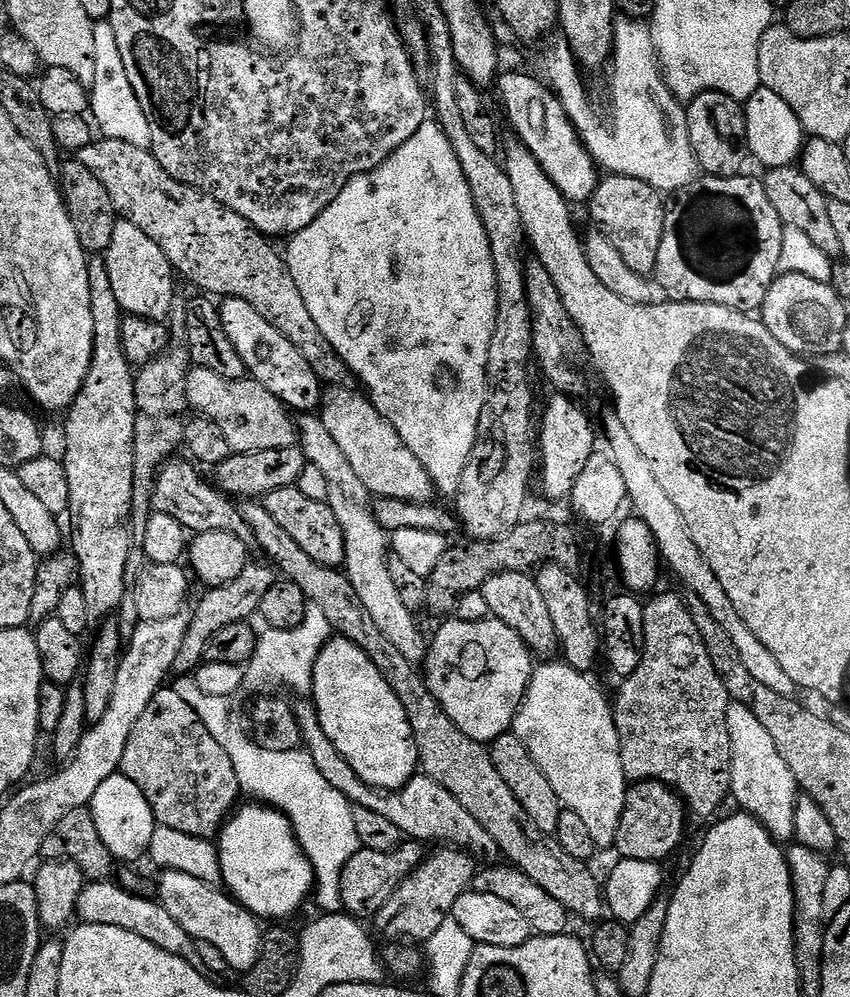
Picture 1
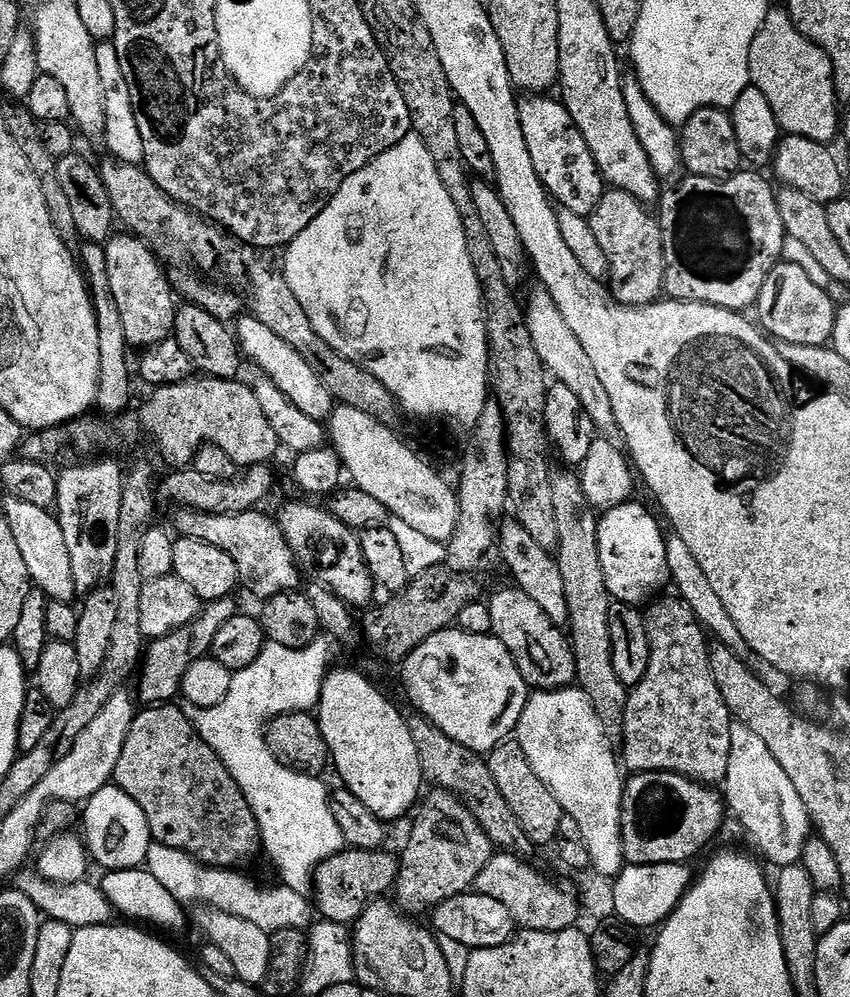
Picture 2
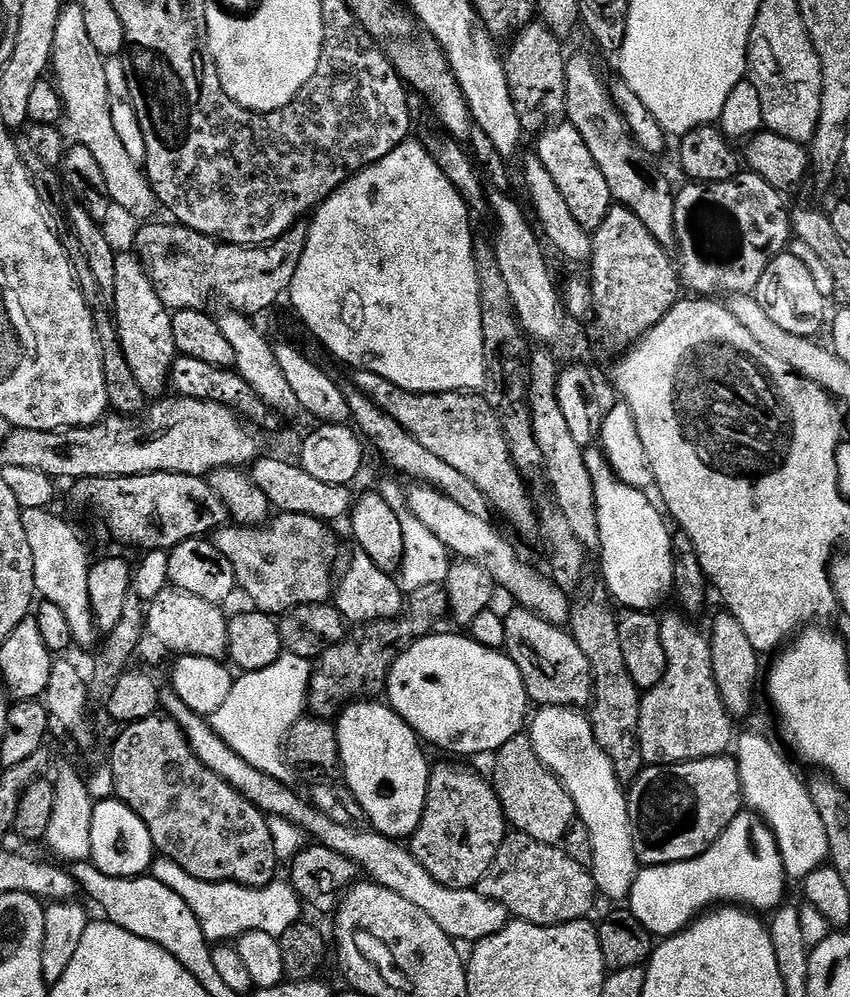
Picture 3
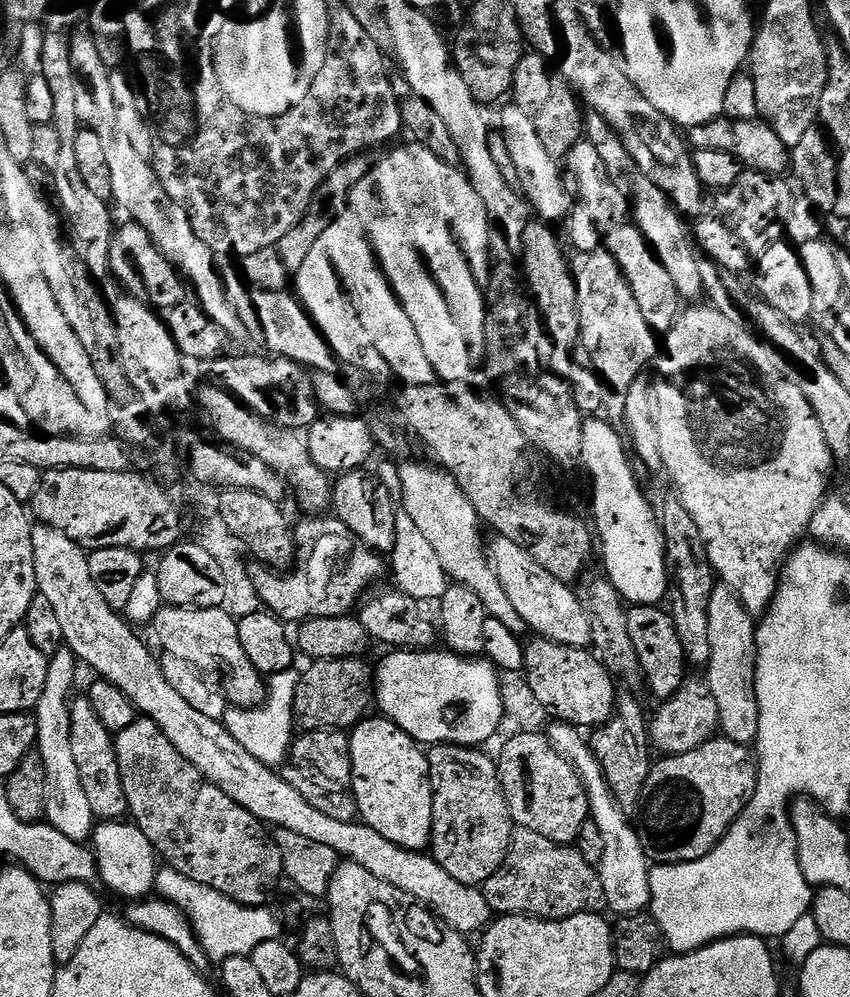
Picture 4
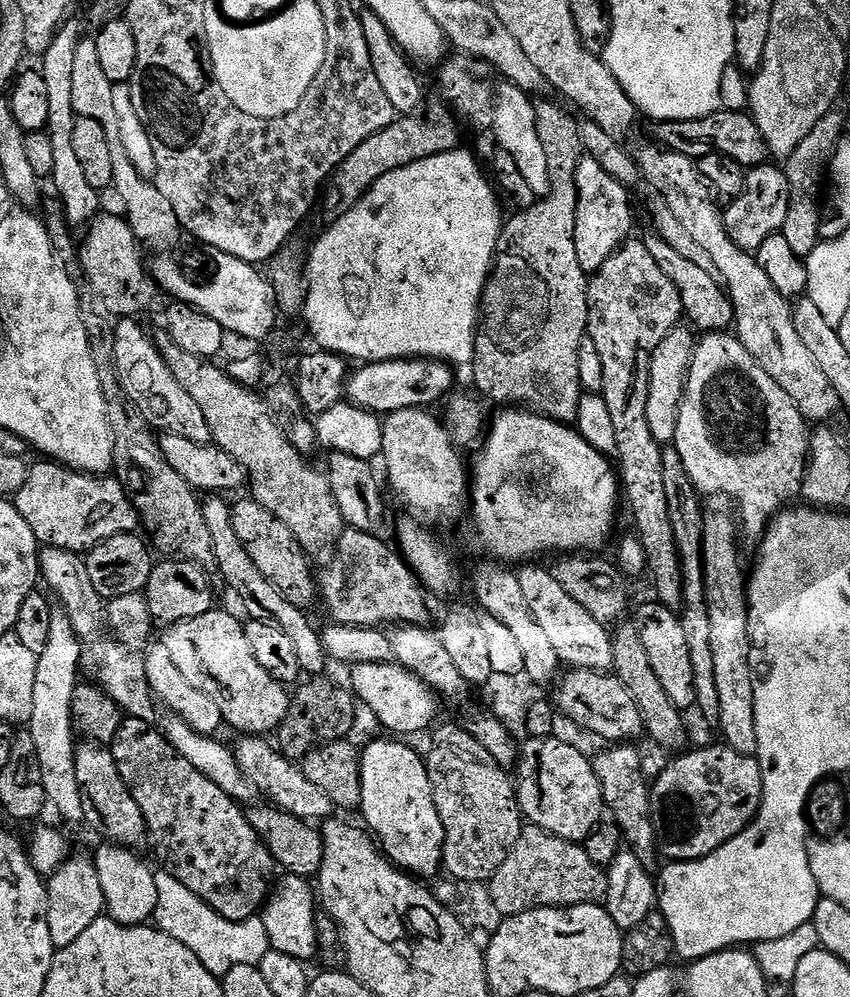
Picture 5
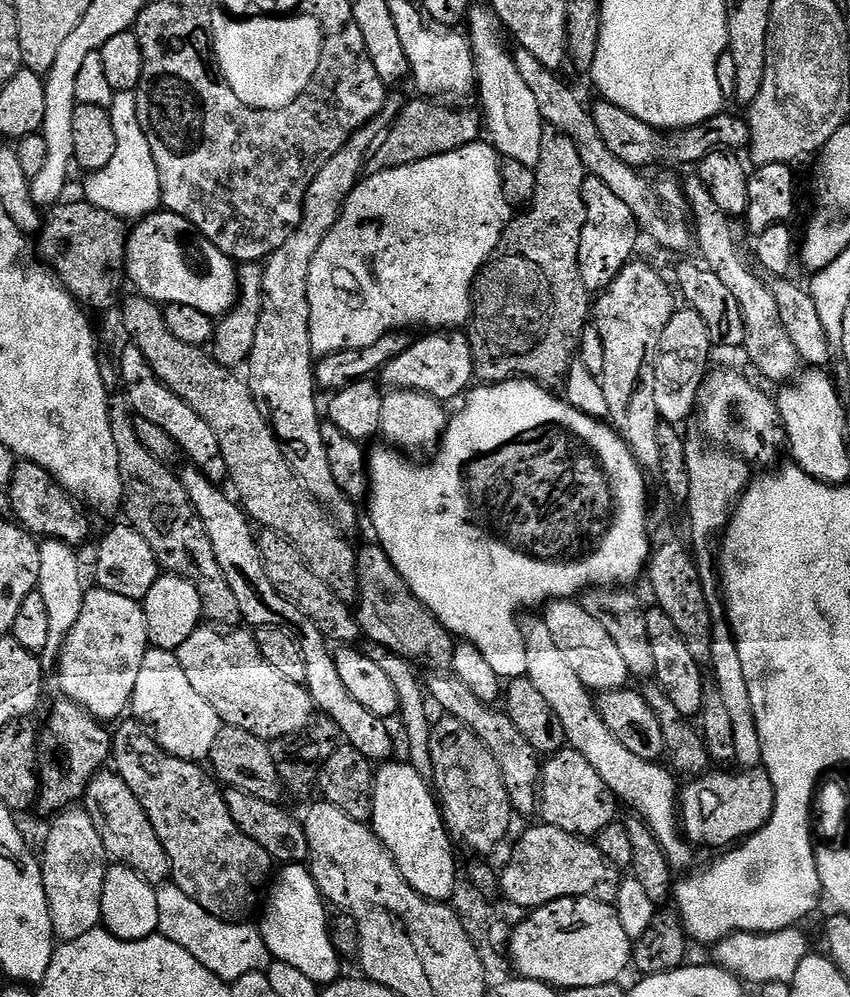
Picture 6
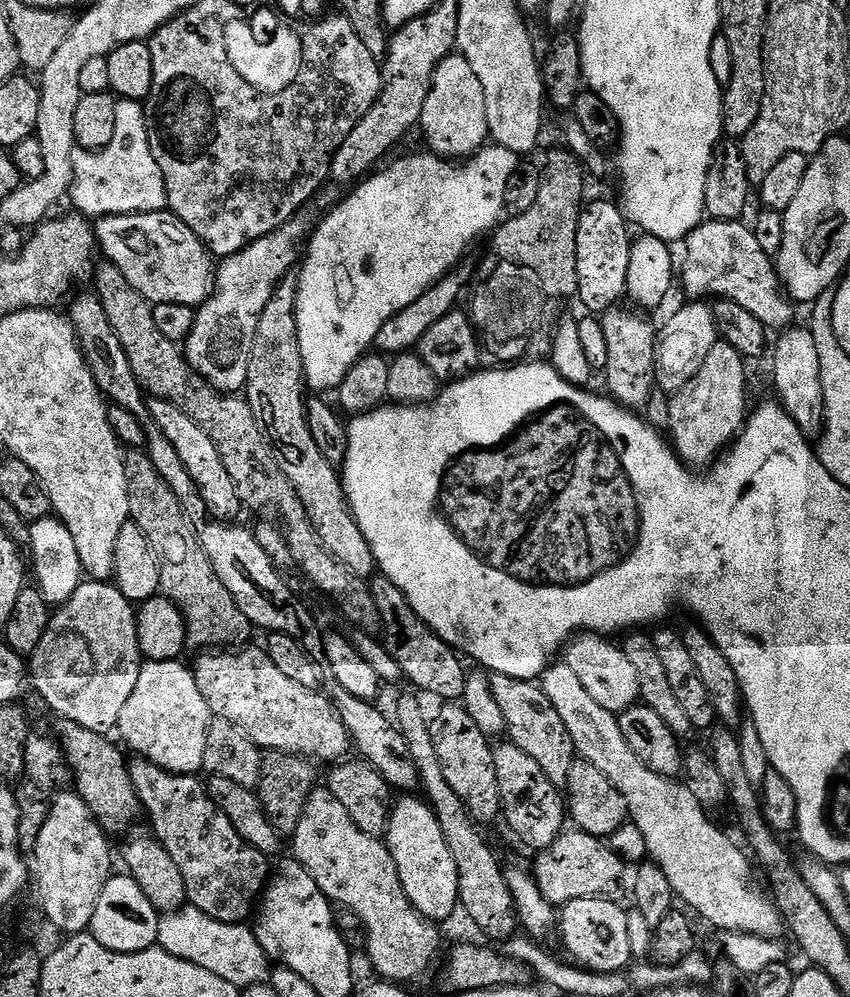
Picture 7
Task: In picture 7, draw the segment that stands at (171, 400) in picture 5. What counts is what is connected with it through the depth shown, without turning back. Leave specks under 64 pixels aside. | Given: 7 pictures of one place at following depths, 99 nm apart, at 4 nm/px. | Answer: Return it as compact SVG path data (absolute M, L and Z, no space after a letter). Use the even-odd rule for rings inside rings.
M152 398L147 403L151 423L156 424L158 430L166 434L166 438L170 438L170 446L174 446L186 470L190 470L190 478L194 478L194 486L198 486L198 494L202 494L202 502L206 502L210 515L215 520L235 521L237 519L235 516L242 512L238 490L234 490L234 481L230 479L226 466L222 466L218 446L214 446L210 434L206 434L206 430L202 430L202 426L198 426L194 418L190 418L178 405L168 400Z

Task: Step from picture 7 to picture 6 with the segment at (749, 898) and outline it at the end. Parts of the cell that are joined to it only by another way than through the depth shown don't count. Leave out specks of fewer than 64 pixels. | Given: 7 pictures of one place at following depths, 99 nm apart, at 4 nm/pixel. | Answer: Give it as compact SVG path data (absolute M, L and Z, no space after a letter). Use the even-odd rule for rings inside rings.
M525 619L522 631L526 646L526 678L534 682L542 698L550 702L550 710L558 714L567 747L578 750L578 754L582 754L582 758L586 758L586 762L590 762L590 766L598 770L598 778L606 782L606 786L616 795L621 805L629 804L636 811L633 813L647 824L654 838L658 838L673 869L686 867L692 860L694 848L678 827L677 777L663 763L650 762L646 758L638 758L638 754L630 754L630 750L626 750L626 746L622 746L622 742L618 742L618 738L614 738L610 730L606 730L606 724L596 710L593 693L566 663L566 658L558 650L554 638L550 638L550 630L546 630L543 619Z

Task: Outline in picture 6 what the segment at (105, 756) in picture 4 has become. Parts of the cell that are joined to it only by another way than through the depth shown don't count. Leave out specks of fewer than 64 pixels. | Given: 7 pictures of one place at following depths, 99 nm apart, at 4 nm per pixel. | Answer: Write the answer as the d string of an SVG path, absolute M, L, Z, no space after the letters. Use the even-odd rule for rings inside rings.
M101 770L93 776L84 792L82 807L86 814L90 814L94 830L98 830L98 838L102 838L109 861L119 862L123 867L134 870L153 886L163 885L171 877L170 858L158 834L154 834L154 826L150 826L150 818L146 818L142 802L134 798L134 790L130 790L130 786L126 786L115 771Z

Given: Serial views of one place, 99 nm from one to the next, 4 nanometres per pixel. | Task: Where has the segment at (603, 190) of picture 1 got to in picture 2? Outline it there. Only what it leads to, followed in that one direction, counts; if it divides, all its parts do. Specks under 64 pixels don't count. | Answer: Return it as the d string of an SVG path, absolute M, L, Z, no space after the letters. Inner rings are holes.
M612 188L605 191L590 217L594 238L598 238L598 246L602 246L608 259L612 298L630 308L645 308L647 304L657 303L666 288L662 230L659 219L648 212L651 211L638 198Z

